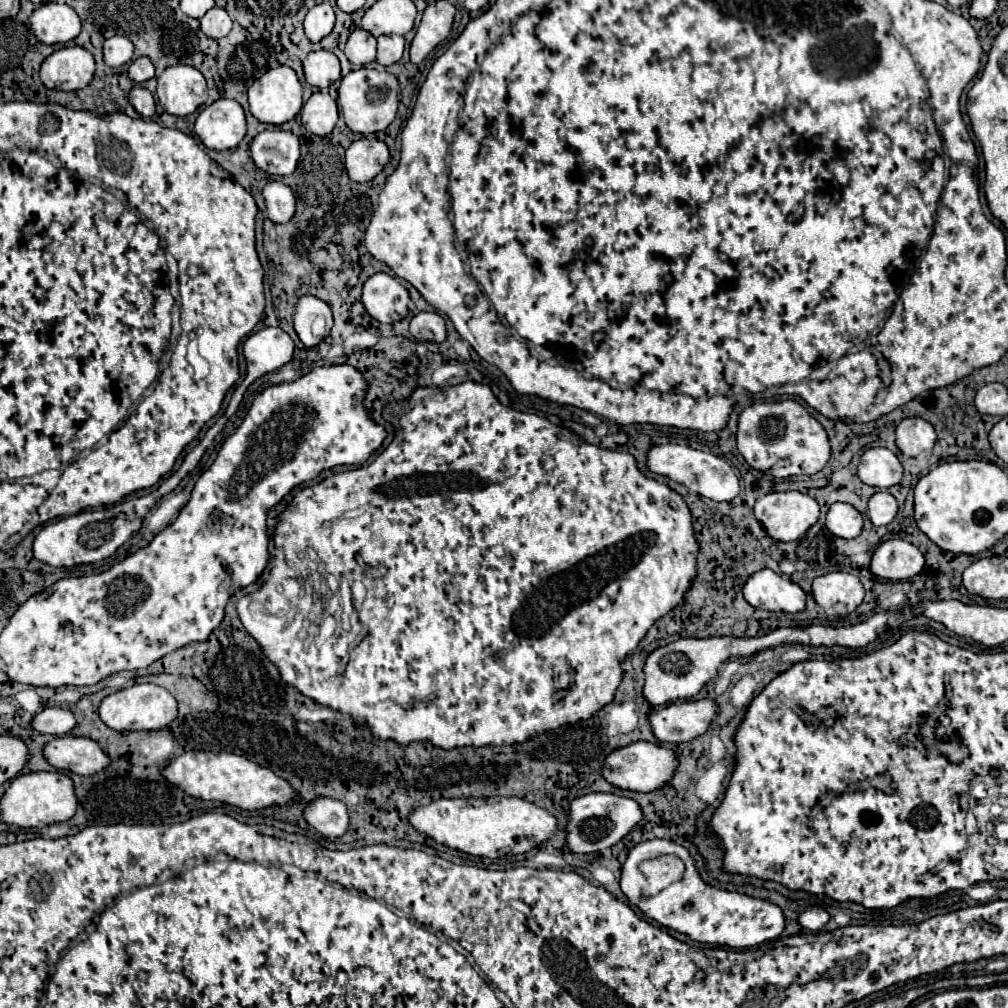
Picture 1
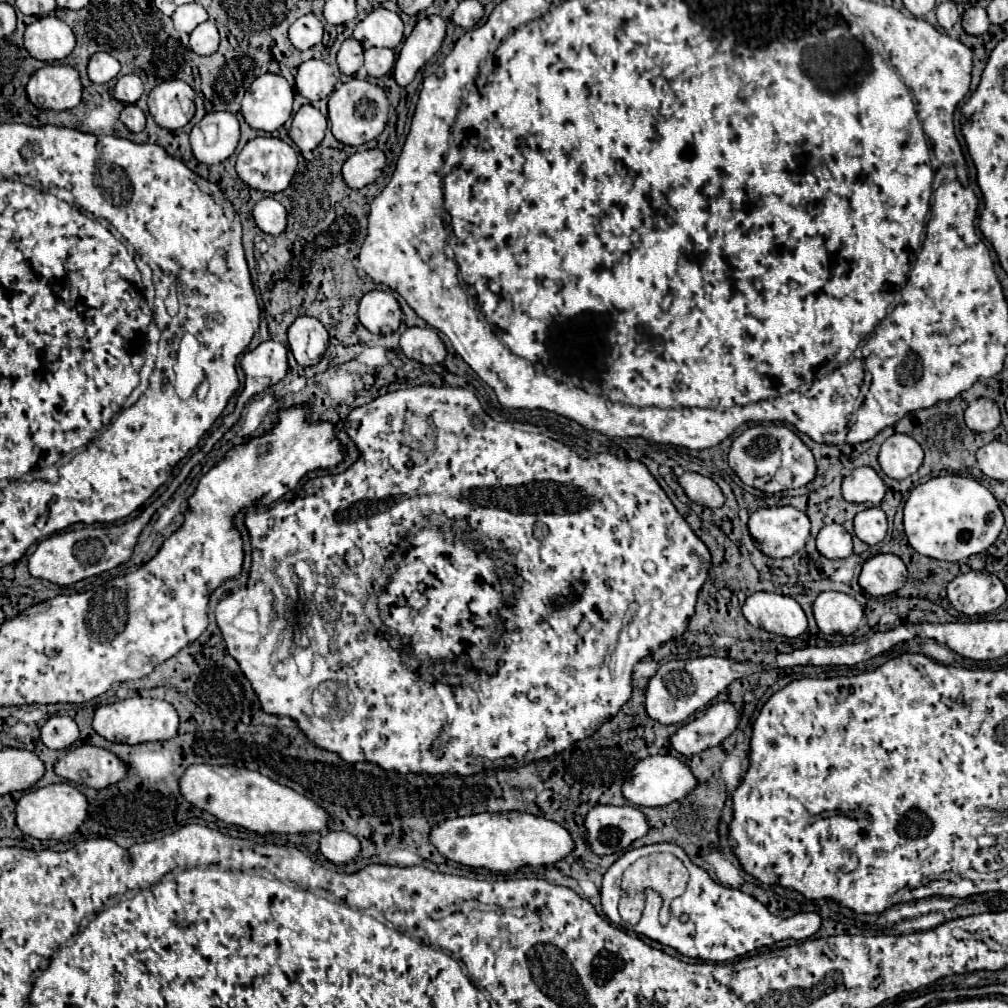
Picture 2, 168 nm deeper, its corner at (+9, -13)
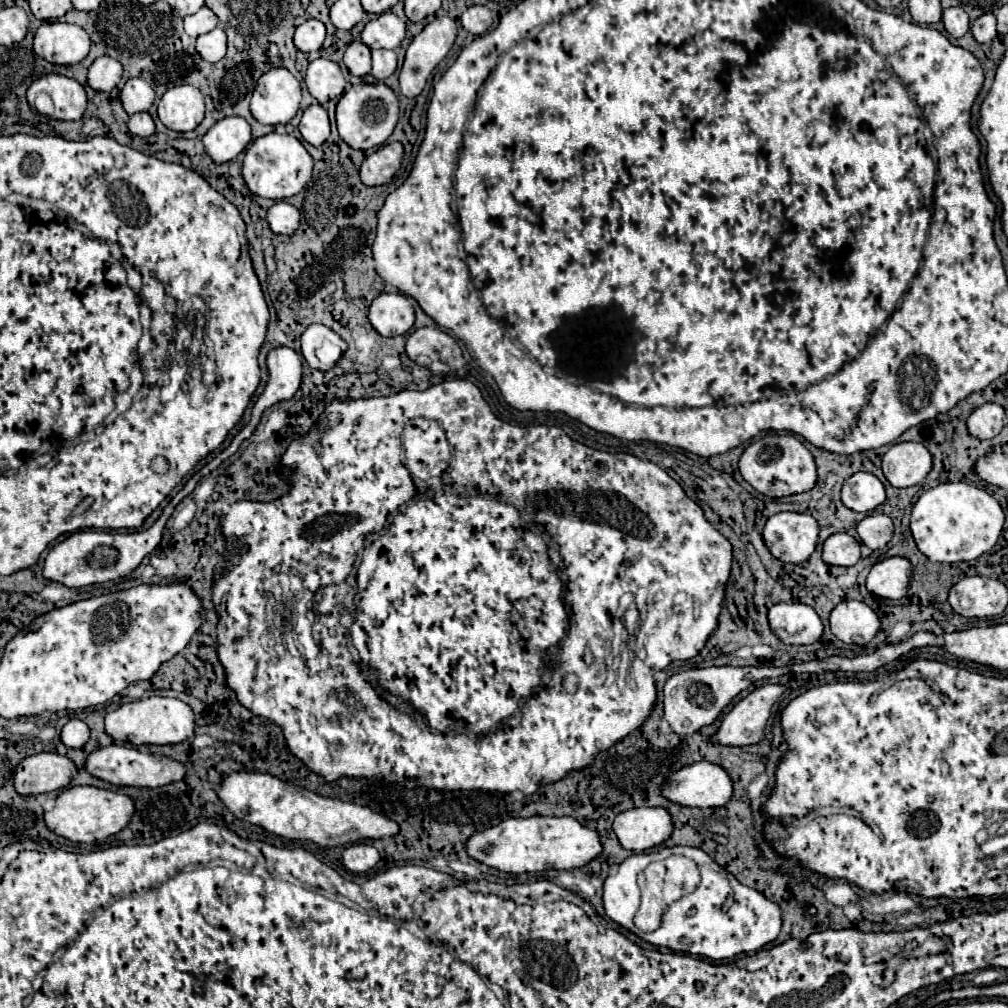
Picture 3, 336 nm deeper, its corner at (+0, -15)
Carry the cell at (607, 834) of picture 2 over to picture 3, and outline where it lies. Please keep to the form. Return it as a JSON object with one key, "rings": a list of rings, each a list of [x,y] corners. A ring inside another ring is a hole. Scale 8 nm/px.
{"rings":[[[633,808],[615,816],[613,832],[625,850],[645,852],[663,844],[671,836],[673,824],[665,808]]]}

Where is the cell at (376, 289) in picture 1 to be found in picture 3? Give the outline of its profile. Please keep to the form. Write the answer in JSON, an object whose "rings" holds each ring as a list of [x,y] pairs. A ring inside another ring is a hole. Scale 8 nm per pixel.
{"rings":[[[379,294],[369,306],[369,322],[381,336],[399,336],[415,322],[413,304],[405,294]]]}

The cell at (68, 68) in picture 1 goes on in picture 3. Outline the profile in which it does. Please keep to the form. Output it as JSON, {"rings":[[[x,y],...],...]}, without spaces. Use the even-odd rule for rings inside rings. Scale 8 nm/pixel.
{"rings":[[[47,74],[47,76],[41,76],[39,80],[35,80],[31,84],[31,88],[27,90],[27,100],[29,100],[31,108],[35,104],[35,96],[41,92],[47,92],[51,96],[51,100],[55,104],[53,118],[57,118],[57,120],[79,120],[87,108],[85,88],[69,76]]]}

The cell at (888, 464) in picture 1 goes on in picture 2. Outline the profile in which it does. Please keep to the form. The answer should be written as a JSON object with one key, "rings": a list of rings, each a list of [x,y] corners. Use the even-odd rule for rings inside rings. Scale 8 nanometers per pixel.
{"rings":[[[868,466],[854,468],[844,480],[842,480],[842,496],[846,502],[856,504],[878,504],[886,494],[886,484],[882,478]]]}

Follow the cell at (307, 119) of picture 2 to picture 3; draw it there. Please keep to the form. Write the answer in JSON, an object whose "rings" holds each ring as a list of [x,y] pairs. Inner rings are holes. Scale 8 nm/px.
{"rings":[[[311,104],[303,112],[299,130],[301,130],[301,136],[303,136],[305,142],[309,142],[311,146],[321,146],[329,138],[329,134],[331,134],[327,110],[321,108],[319,104]]]}

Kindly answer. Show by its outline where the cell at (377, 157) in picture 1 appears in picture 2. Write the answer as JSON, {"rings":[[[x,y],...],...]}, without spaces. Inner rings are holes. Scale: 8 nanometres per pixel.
{"rings":[[[368,148],[368,150],[360,150],[352,154],[344,162],[342,176],[350,188],[360,190],[366,184],[372,184],[382,174],[384,166],[386,166],[384,152],[378,148]]]}

